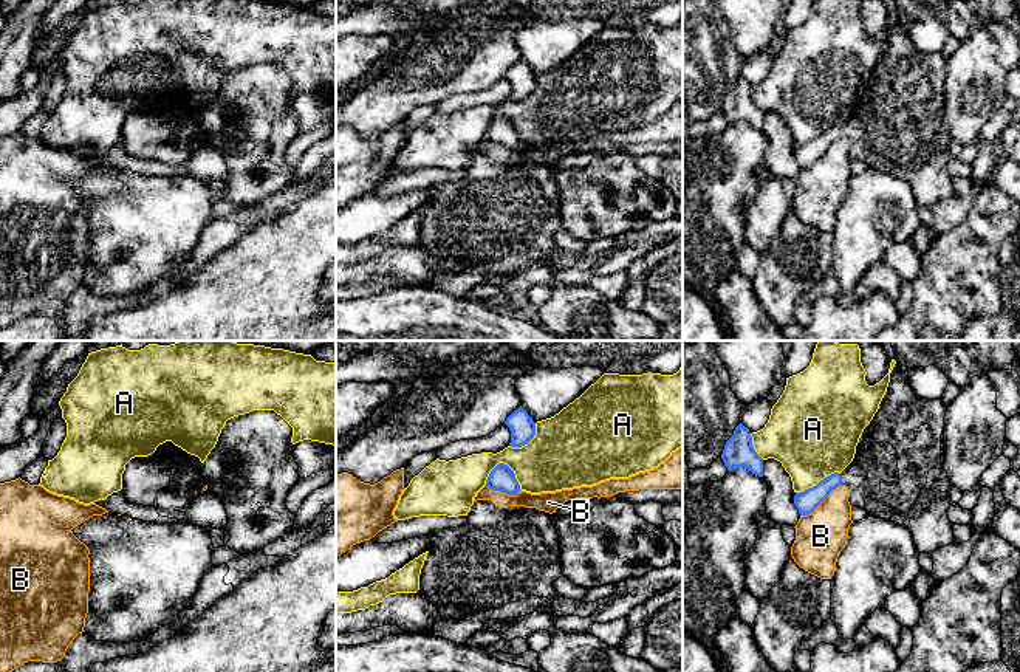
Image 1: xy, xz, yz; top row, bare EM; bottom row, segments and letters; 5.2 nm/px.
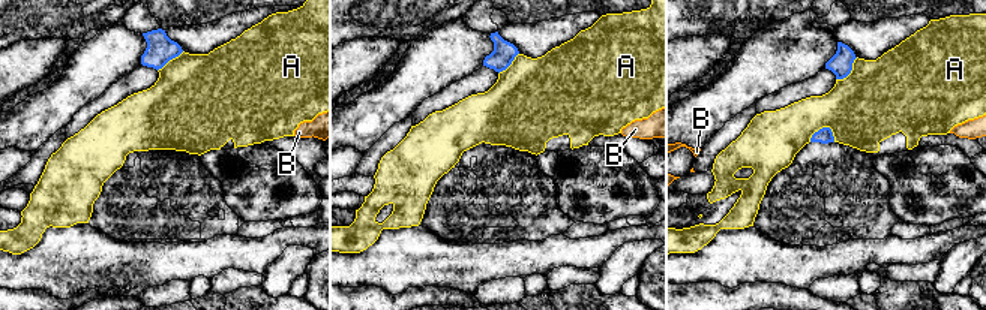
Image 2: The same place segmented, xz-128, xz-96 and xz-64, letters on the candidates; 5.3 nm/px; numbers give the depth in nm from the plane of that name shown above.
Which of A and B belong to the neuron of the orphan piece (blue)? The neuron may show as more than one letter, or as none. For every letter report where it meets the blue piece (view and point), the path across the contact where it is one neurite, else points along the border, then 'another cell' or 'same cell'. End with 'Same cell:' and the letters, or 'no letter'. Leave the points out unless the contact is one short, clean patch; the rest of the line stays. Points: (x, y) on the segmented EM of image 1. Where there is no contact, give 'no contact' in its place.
A: xz (506, 465) | another cell
B: yz (821, 502) | along yz (841, 483), (810, 513), (800, 516) | another cell
Same cell: no letter

